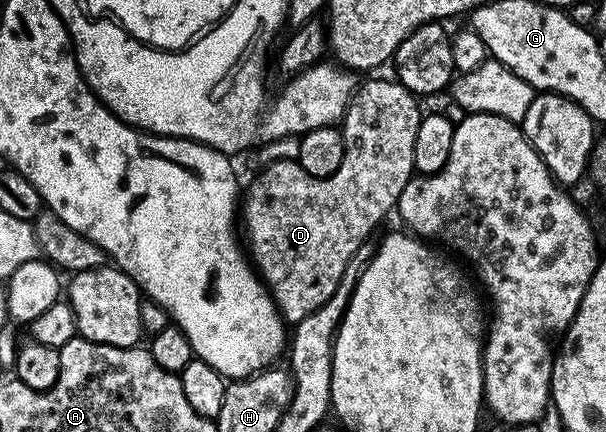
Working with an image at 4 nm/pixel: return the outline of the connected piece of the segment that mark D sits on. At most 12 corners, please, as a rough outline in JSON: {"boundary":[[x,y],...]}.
{"boundary":[[359,82],[332,177],[292,159],[240,203],[287,324],[320,309],[415,174],[423,108]]}

